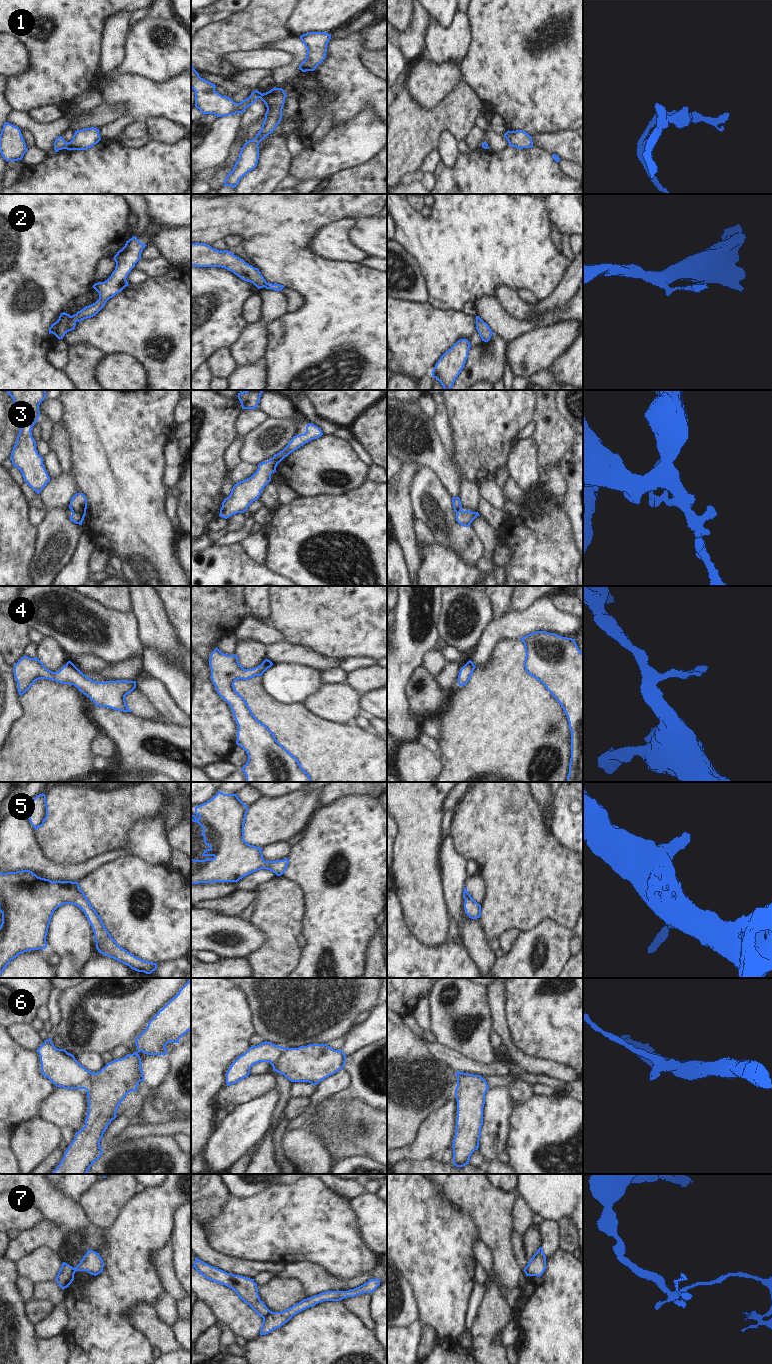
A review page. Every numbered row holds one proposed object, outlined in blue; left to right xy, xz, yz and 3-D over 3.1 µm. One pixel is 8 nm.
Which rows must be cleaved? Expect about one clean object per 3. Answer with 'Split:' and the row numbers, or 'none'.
Split: 1, 2, 3, 6, 7

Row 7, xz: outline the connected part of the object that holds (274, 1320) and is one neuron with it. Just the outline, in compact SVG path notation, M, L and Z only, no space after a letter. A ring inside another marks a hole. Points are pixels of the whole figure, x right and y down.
M370 1279L363 1285L350 1289L348 1291L325 1291L318 1295L303 1299L301 1302L282 1312L270 1312L268 1316L263 1318L260 1335L266 1335L273 1330L280 1328L283 1324L288 1322L297 1313L313 1307L323 1301L340 1301L347 1297L355 1297L362 1293L372 1293L380 1285L380 1279Z

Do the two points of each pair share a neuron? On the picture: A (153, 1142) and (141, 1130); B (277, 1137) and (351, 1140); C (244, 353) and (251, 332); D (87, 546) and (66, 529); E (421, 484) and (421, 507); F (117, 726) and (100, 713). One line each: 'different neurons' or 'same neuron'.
A: different neurons
B: different neurons
C: same neuron
D: different neurons
E: same neuron
F: same neuron

